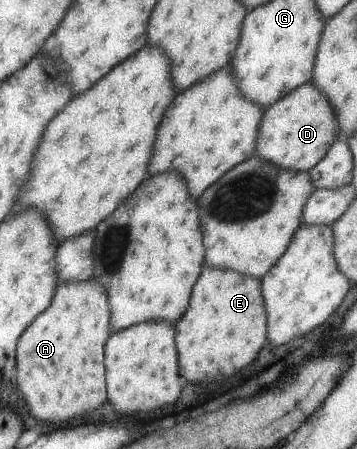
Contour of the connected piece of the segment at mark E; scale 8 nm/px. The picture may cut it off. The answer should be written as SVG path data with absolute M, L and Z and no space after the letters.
M204 269L204 277L200 277L200 285L196 285L196 293L192 293L192 309L184 313L184 317L175 323L180 325L180 335L176 333L176 345L180 345L178 361L180 373L184 373L186 381L224 381L230 375L238 373L240 367L252 363L258 351L266 343L267 308L263 296L262 281L236 270Z

